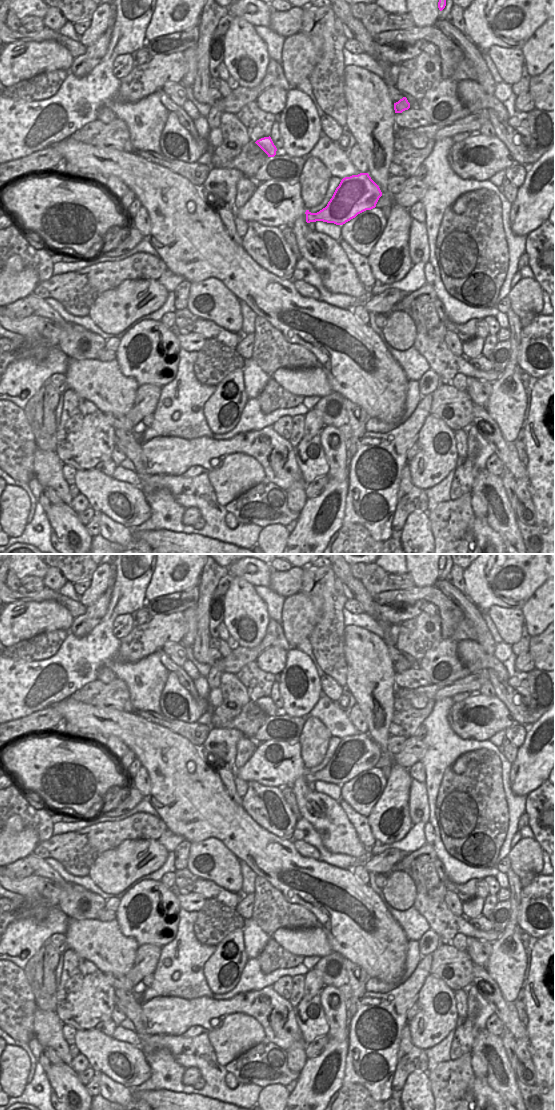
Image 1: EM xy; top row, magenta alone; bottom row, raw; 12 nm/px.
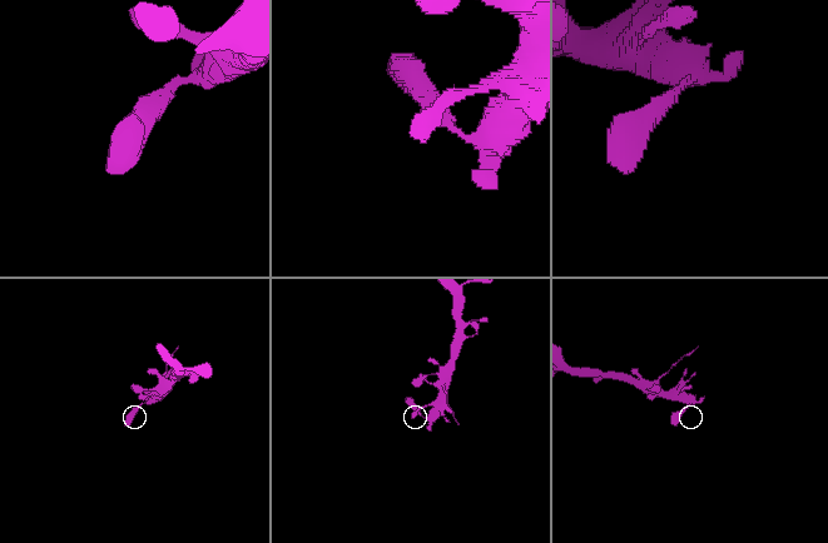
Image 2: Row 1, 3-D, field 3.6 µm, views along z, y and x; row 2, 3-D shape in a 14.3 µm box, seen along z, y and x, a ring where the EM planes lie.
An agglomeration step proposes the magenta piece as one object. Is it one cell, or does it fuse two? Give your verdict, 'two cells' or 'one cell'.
one cell

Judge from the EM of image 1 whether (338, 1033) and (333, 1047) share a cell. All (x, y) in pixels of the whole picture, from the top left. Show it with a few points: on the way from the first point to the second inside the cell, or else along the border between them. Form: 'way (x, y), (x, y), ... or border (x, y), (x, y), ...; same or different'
border (329, 1036), (337, 1040), (347, 1039); different

